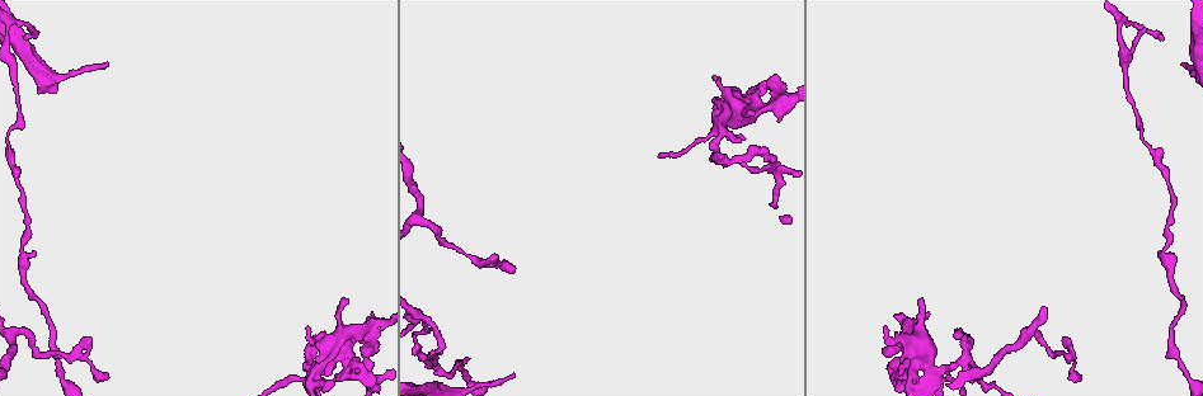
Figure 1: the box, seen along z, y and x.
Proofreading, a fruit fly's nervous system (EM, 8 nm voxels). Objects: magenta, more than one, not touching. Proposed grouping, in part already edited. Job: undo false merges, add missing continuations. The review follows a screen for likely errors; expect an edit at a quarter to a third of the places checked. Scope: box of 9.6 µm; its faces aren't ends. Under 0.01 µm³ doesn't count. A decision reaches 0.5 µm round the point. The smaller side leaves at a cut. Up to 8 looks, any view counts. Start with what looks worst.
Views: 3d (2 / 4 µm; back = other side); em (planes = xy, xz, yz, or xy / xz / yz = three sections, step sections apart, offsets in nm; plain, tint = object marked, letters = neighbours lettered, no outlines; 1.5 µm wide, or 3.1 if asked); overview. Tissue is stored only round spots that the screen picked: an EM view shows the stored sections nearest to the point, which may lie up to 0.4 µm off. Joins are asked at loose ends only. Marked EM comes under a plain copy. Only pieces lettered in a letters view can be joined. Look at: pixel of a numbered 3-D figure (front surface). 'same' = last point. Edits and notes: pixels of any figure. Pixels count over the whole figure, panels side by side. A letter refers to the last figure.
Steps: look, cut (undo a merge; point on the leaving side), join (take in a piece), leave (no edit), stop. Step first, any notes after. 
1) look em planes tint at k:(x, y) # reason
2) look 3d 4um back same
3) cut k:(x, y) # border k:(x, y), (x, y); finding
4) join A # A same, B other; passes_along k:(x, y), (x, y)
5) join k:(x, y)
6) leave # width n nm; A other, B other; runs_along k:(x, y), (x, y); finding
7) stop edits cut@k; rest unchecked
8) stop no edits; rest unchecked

look em planes letters at 1:(929, 370) # sudden change in width

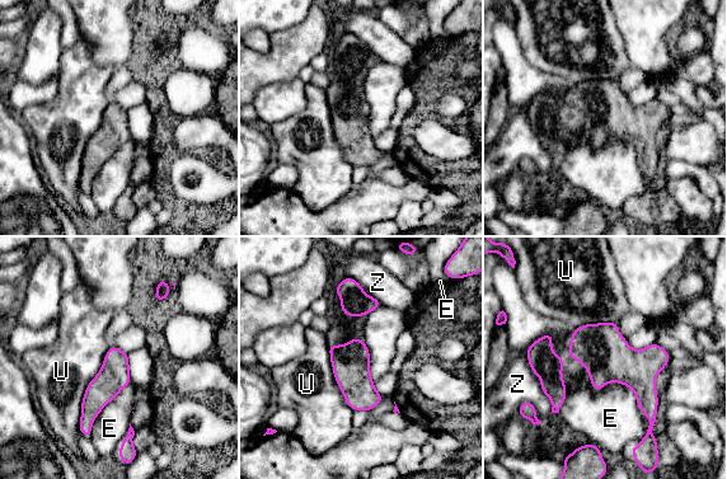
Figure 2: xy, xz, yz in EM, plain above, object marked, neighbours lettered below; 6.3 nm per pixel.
leave # width 240 nm; E other, U other, Z other; border 2:(577, 361), (642, 438); continuous, no second neuron

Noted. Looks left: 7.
look em xy step 4 letters at 1:(511, 375) # free end

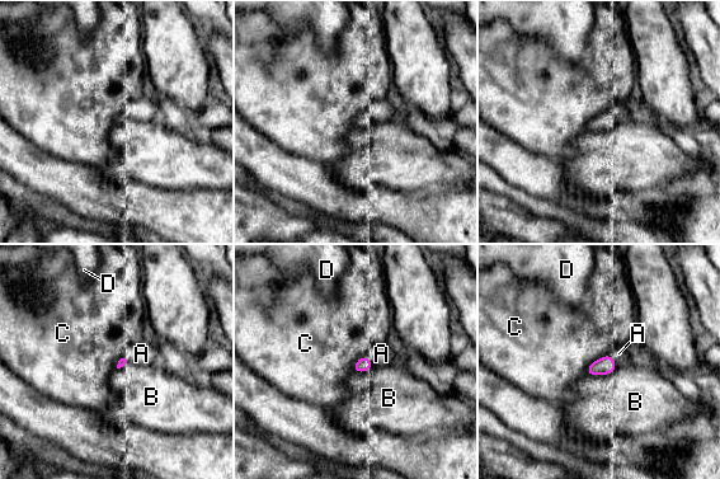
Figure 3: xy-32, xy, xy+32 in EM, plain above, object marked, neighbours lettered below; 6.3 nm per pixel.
join A # longest_contact B 200 nm; A same, B other, C other, D other; it goes on there

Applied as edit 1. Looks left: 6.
stop edits join@3; rest unchecked

